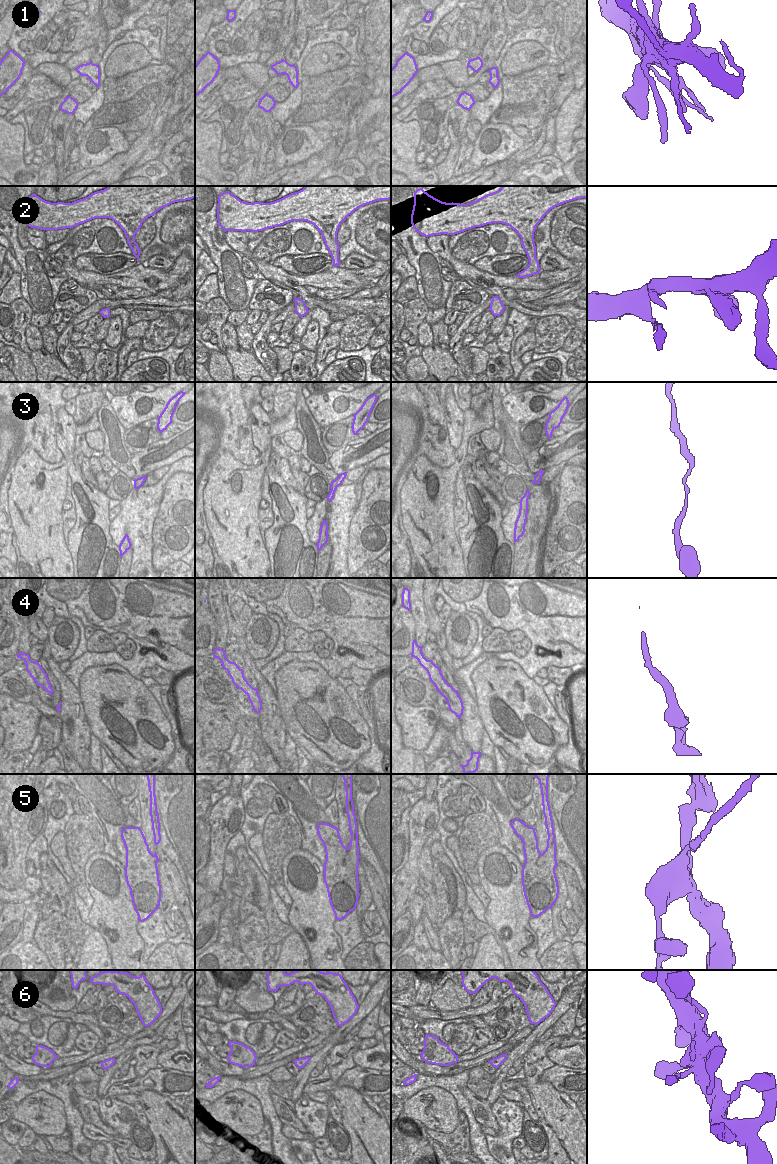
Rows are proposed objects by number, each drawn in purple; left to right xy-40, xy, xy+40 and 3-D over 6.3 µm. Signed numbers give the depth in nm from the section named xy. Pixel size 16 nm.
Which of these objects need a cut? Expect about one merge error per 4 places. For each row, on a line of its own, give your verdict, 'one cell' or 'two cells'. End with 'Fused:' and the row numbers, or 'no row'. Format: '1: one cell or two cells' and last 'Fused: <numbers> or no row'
1: one cell
2: one cell
3: one cell
4: one cell
5: two cells
6: one cell
Fused: 5

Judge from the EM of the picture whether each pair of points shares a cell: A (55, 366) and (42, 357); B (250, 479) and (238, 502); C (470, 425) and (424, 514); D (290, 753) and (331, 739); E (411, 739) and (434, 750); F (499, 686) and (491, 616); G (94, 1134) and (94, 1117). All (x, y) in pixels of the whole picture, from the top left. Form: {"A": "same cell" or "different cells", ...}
{"A": "same cell", "B": "same cell", "C": "same cell", "D": "different cells", "E": "different cells", "F": "different cells", "G": "different cells"}

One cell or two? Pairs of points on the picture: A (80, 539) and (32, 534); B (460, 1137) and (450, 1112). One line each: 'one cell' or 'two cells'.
A: two cells
B: two cells

